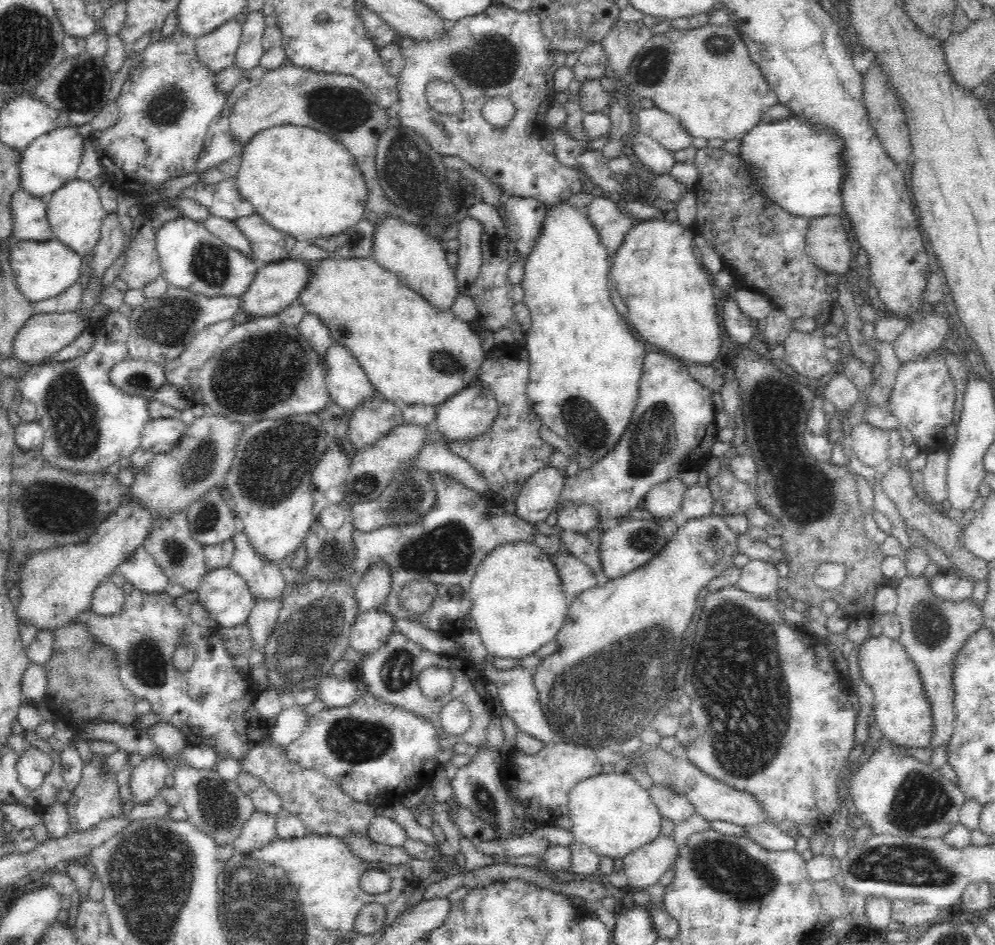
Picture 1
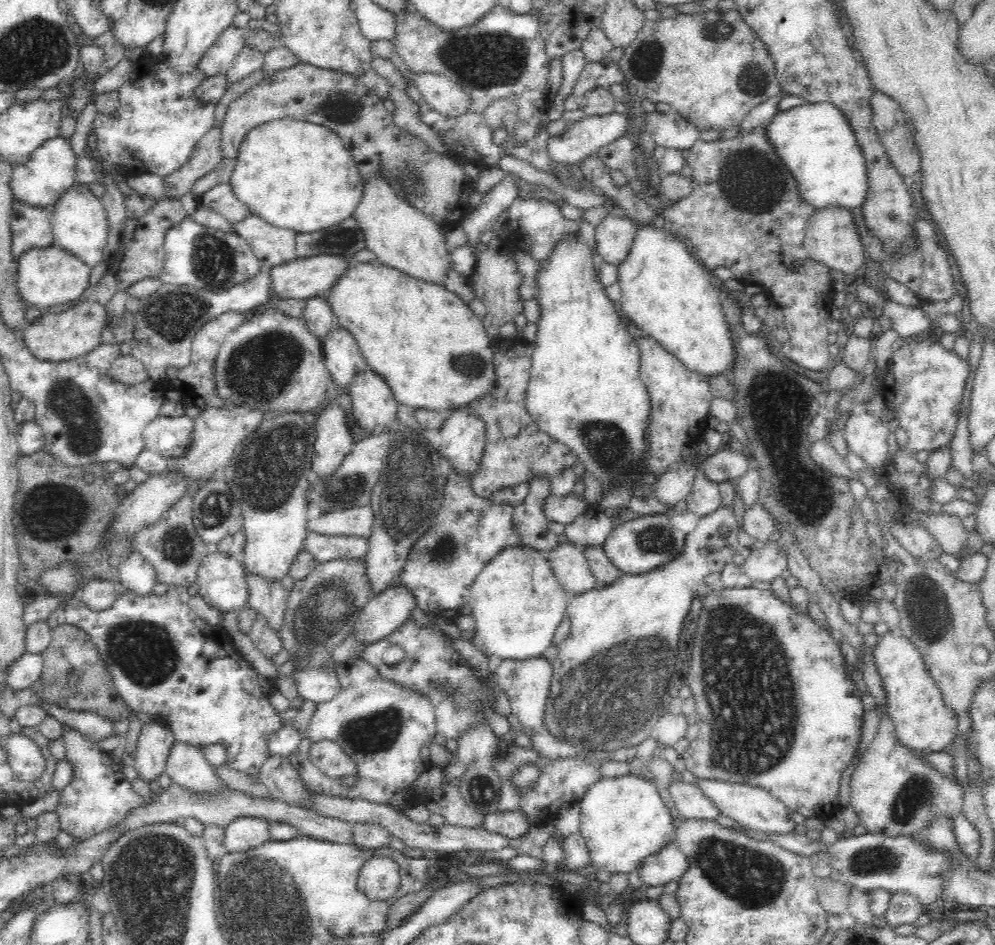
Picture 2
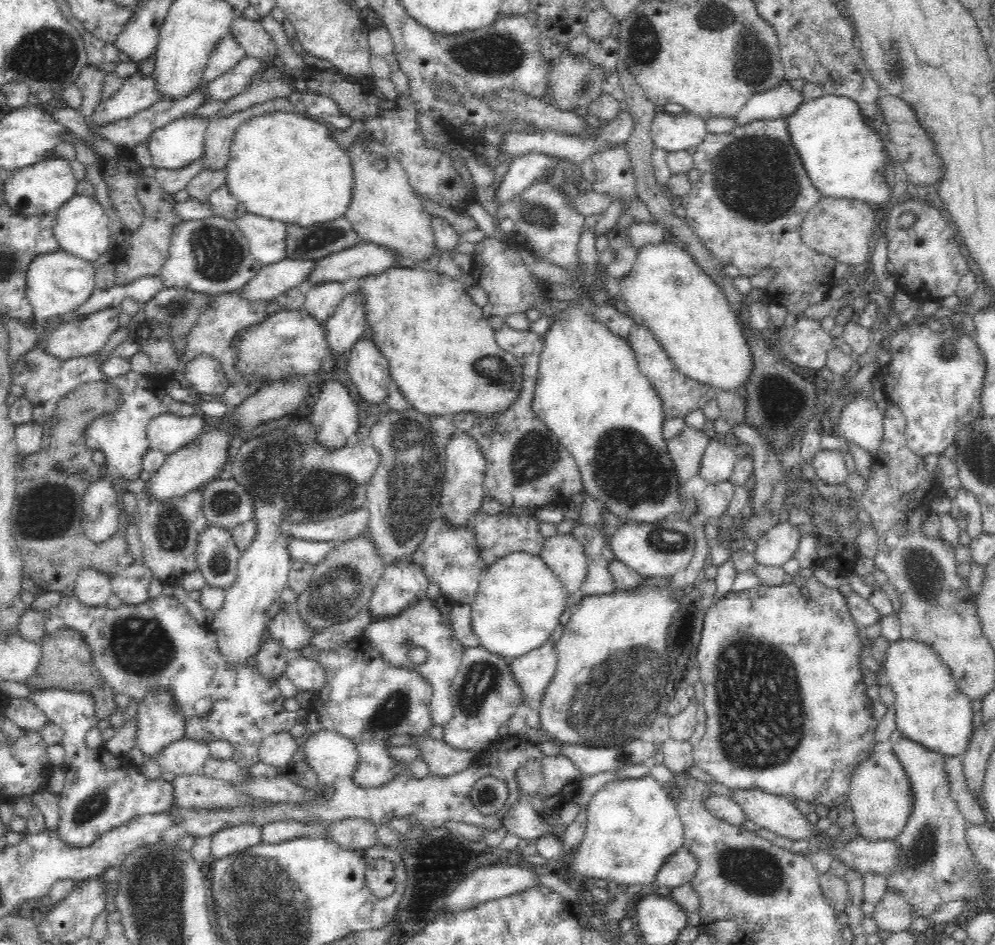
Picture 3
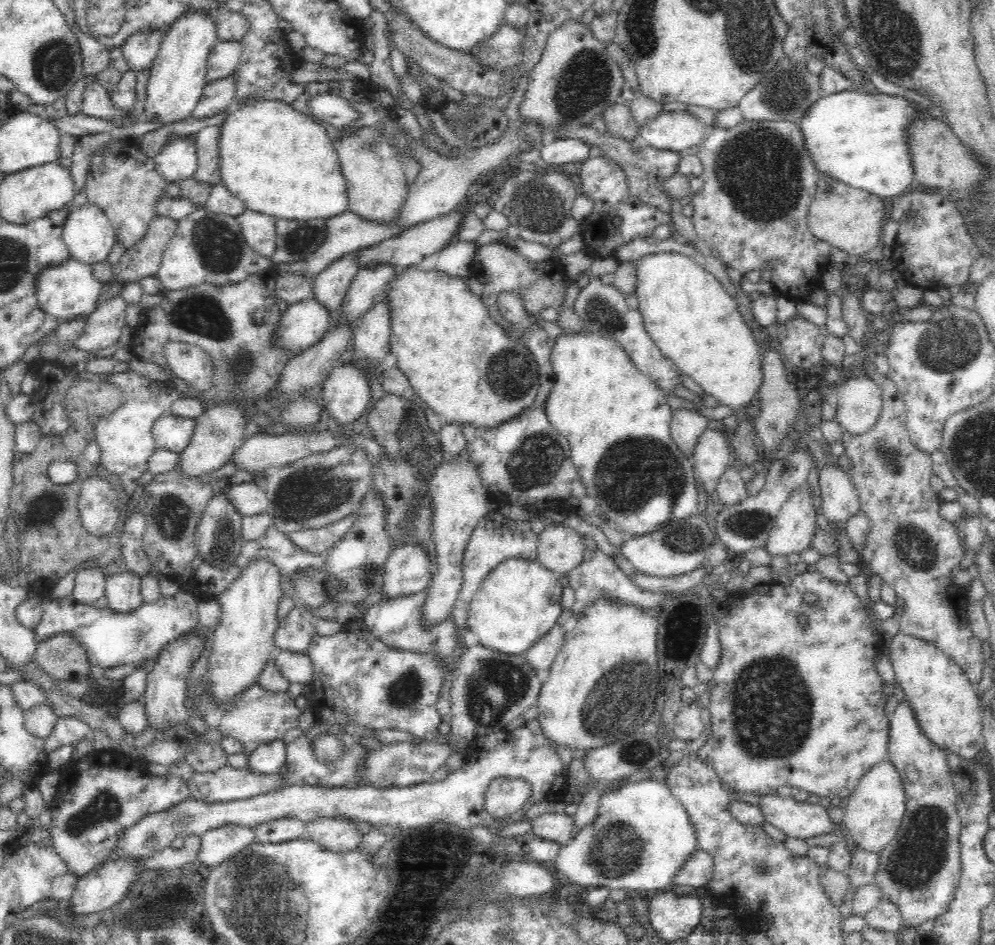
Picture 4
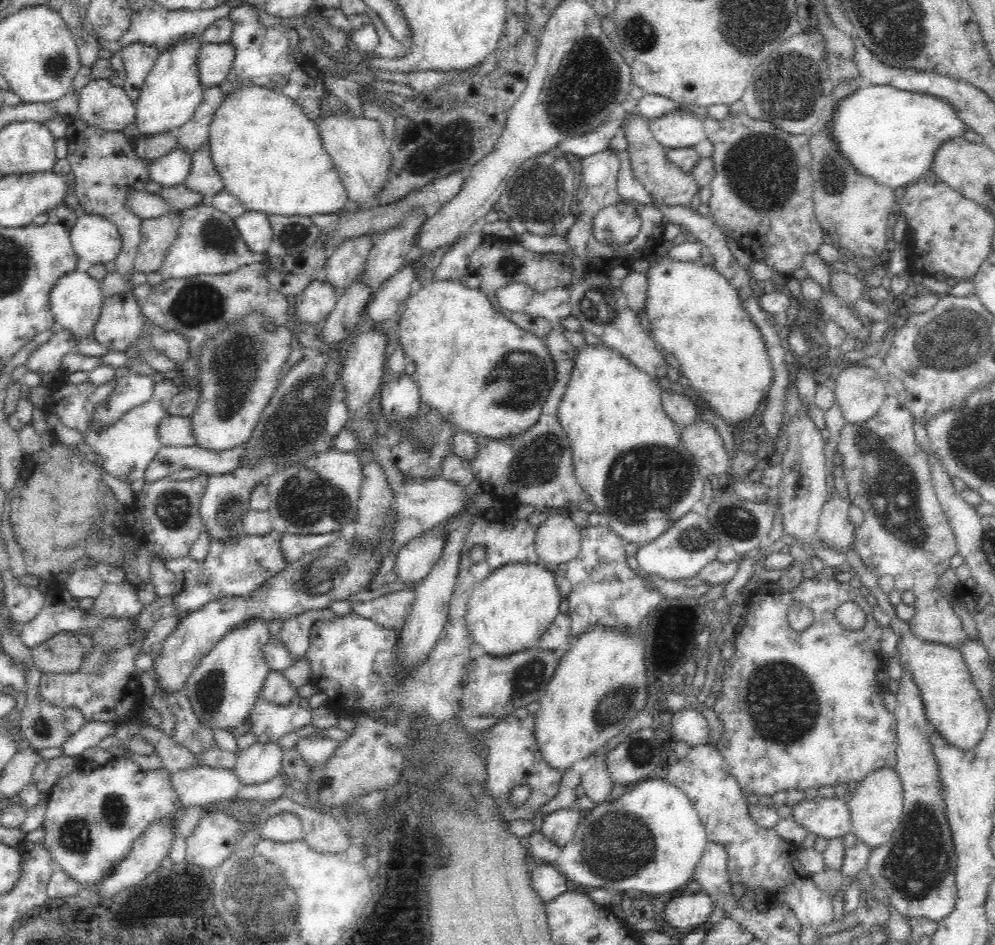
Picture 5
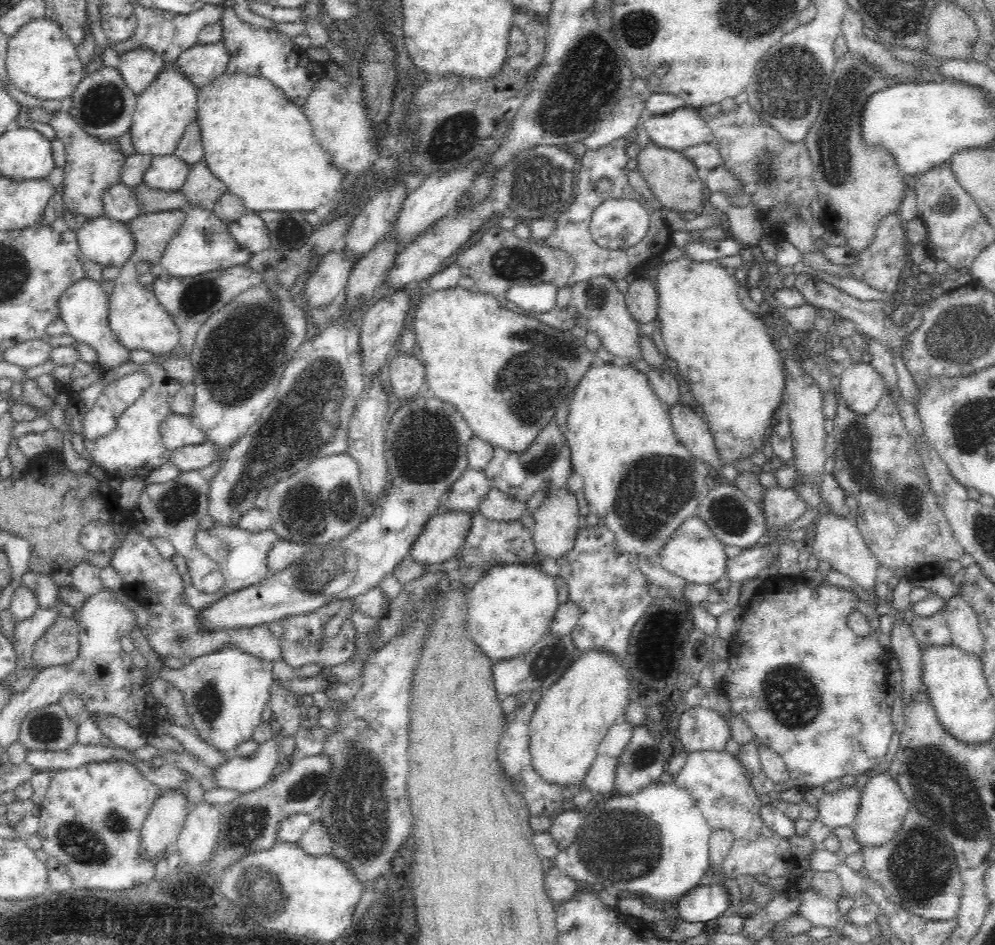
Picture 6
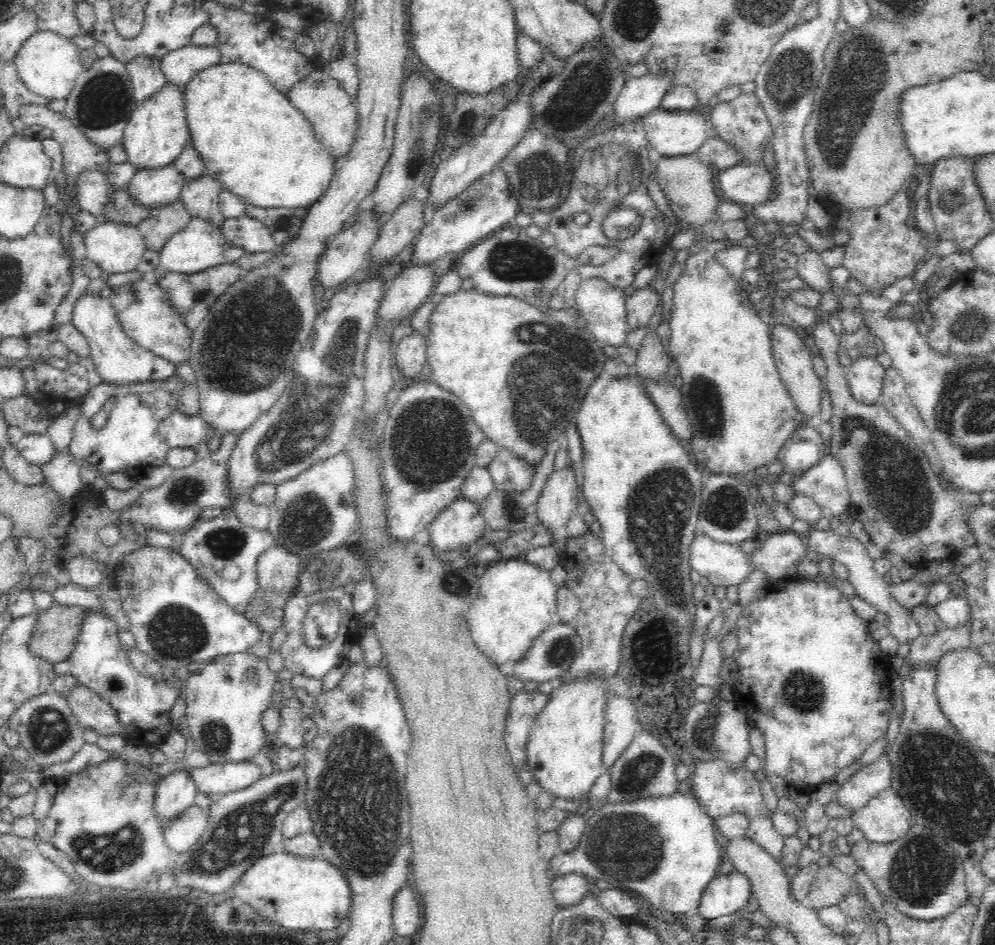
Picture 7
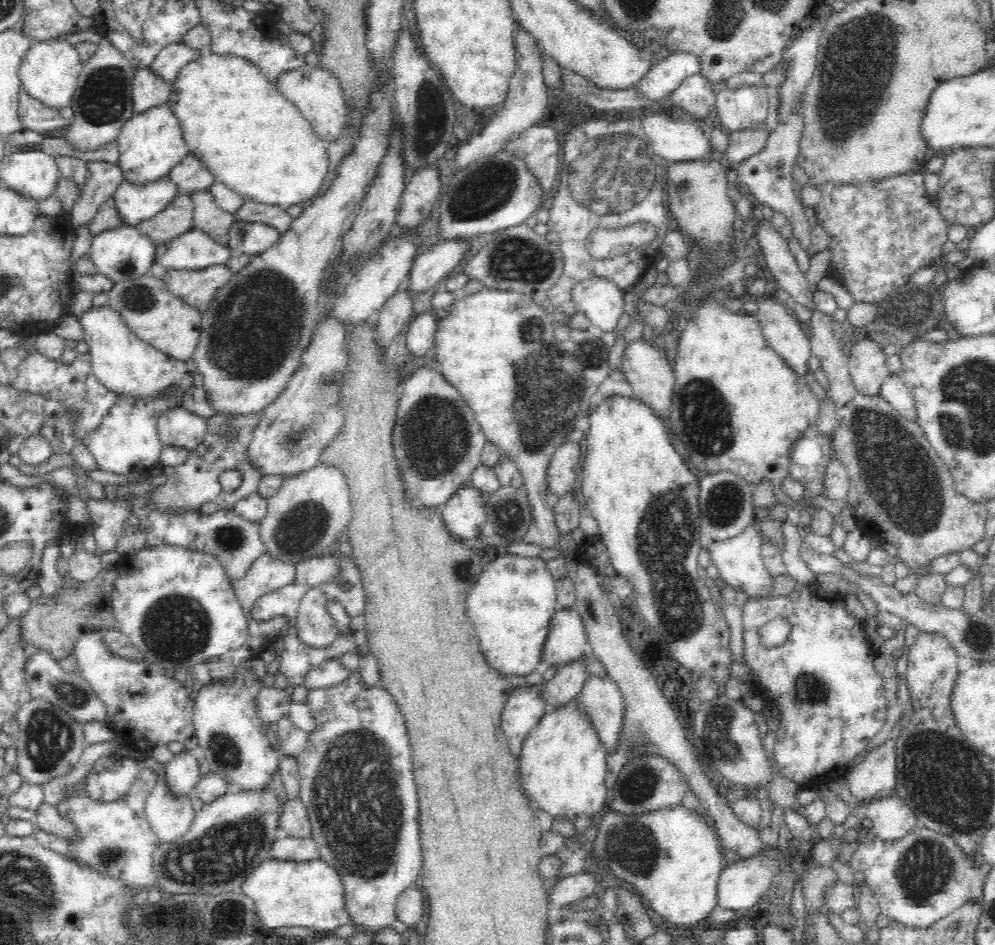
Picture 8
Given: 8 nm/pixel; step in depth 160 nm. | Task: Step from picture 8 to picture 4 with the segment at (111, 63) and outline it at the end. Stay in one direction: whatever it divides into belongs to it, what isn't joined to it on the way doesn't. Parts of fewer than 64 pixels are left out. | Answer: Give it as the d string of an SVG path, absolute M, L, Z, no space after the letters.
M93 76L90 78L82 94L81 113L111 122L111 124L124 124L129 111L118 107L110 92L105 89Z

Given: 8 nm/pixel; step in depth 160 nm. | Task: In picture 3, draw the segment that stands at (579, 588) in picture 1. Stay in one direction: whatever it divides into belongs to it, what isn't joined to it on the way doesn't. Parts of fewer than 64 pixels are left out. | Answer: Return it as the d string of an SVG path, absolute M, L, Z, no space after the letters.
M572 533L544 537L538 555L561 580L568 594L578 593L586 574L587 558L582 543Z

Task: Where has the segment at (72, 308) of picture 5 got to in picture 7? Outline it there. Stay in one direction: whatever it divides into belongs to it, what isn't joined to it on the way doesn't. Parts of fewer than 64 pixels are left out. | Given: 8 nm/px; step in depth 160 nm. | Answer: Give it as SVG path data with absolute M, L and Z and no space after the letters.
M84 292L74 306L71 321L88 342L90 357L95 371L100 375L101 382L111 384L111 386L124 386L124 384L168 380L176 375L176 370L178 370L176 364L136 344L131 336L124 332L108 297L103 297L100 293Z

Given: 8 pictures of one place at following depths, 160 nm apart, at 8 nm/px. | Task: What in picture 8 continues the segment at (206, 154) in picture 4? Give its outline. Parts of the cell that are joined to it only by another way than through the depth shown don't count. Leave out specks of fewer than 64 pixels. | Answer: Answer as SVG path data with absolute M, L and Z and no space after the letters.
M208 190L194 192L190 194L190 197L195 207L193 228L206 233L210 239L222 247L229 247L229 232L235 222L235 216L216 207Z

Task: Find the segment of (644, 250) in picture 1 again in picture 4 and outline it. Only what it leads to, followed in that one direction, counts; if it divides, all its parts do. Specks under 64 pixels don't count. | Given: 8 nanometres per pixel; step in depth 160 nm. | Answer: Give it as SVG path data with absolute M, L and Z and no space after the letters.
M674 252L648 253L640 255L633 265L638 280L638 310L646 332L657 348L676 365L680 373L690 376L704 394L714 396L718 404L743 410L758 394L763 382L764 355L753 329L746 324L745 317L739 311L737 300L725 290L720 280L702 267L697 258Z

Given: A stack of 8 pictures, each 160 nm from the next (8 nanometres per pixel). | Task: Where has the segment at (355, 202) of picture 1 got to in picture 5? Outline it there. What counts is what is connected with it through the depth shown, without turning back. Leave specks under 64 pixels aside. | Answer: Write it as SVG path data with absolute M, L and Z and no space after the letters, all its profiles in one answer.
M242 85L241 87L232 89L230 92L222 92L218 106L211 116L207 146L210 150L212 164L223 180L224 189L230 194L233 194L236 198L239 198L242 201L242 205L248 211L262 212L267 216L300 215L312 218L316 214L333 214L336 210L344 208L348 200L345 186L341 182L338 171L332 159L329 157L329 154L326 152L326 149L323 147L317 127L315 126L315 121L310 120L309 117L303 113L303 107L297 102L294 102L290 97L276 89L266 87L266 85Z

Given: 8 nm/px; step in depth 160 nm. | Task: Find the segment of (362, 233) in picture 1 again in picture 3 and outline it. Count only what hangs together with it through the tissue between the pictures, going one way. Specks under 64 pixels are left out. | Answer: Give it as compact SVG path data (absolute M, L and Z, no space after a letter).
M344 216L308 227L286 224L286 258L291 260L320 260L359 242L358 234Z

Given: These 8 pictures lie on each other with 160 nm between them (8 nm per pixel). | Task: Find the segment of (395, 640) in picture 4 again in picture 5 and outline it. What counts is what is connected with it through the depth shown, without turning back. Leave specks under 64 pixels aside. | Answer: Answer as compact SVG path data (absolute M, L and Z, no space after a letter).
M414 588L390 591L370 600L358 600L351 607L354 613L378 621L396 632L406 618L414 595Z

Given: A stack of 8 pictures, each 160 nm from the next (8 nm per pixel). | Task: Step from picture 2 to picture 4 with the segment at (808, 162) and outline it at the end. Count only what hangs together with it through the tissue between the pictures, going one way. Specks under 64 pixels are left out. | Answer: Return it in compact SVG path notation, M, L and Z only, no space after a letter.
M843 90L825 95L808 108L800 129L814 157L816 170L866 189L876 196L892 198L913 187L914 163L910 128L916 126L920 112L928 116L918 102L898 94L869 94Z

